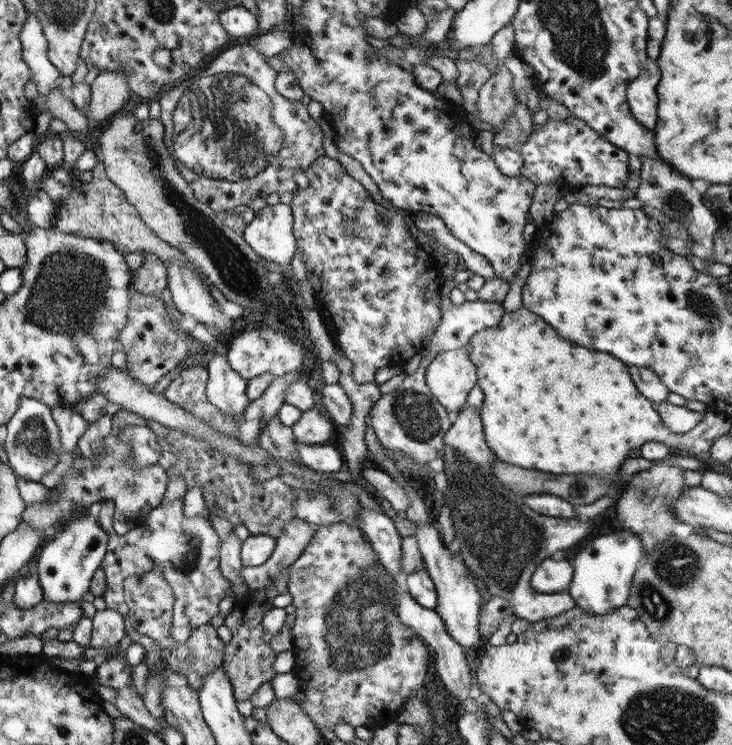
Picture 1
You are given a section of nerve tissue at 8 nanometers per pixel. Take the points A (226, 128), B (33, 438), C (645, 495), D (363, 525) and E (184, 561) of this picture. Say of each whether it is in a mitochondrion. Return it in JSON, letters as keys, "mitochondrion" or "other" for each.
{"A":"mitochondrion","B":"mitochondrion","C":"mitochondrion","D":"other","E":"mitochondrion"}

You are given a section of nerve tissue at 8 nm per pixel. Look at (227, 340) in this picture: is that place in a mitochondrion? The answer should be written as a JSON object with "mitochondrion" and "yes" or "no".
{"mitochondrion":"no"}

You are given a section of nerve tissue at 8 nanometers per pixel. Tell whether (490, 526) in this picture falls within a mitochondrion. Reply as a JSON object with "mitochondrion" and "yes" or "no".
{"mitochondrion":"yes"}

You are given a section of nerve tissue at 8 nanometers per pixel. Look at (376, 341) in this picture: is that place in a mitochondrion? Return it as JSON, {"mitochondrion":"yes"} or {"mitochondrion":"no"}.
{"mitochondrion":"no"}

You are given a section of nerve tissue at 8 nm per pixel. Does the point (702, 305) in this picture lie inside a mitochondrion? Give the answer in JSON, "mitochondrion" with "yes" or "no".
{"mitochondrion":"yes"}

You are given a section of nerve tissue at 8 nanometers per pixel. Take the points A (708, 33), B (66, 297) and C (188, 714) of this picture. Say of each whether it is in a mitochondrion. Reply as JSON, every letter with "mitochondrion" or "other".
{"A":"other","B":"mitochondrion","C":"other"}

